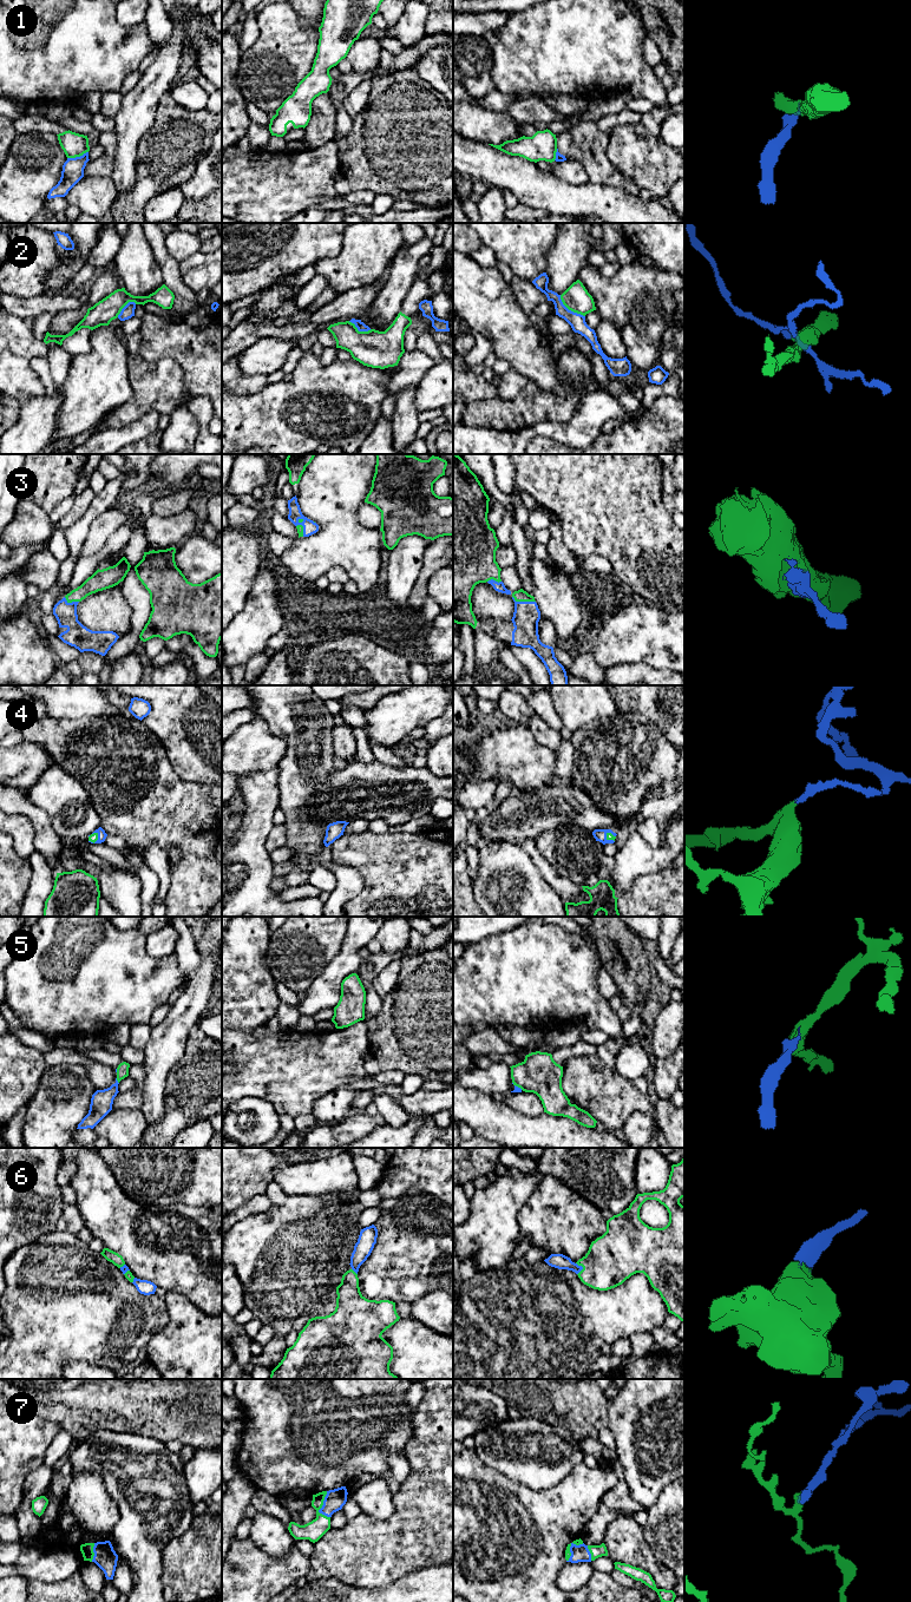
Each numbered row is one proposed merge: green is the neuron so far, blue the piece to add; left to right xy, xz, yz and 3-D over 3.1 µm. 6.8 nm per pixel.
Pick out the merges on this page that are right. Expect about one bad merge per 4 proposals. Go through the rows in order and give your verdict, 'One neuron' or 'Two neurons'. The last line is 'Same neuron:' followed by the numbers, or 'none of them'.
1: Two neurons
2: Two neurons
3: One neuron
4: One neuron
5: One neuron
6: One neuron
7: One neuron
Same neuron: 3, 4, 5, 6, 7

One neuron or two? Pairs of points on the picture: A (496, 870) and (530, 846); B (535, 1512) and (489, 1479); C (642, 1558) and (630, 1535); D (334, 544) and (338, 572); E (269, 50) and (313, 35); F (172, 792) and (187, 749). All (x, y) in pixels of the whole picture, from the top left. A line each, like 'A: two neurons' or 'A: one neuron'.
A: two neurons
B: one neuron
C: one neuron
D: two neurons
E: one neuron
F: two neurons

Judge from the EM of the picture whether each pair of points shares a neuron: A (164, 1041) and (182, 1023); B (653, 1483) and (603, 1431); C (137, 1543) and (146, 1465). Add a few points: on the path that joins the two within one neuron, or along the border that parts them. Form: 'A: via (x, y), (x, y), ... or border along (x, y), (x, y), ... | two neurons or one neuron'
A: via (169, 1036), (177, 1028) | one neuron
B: border along (602, 1419), (614, 1437), (615, 1449) | two neurons
C: via (151, 1524), (152, 1516), (164, 1498), (150, 1484) | one neuron

